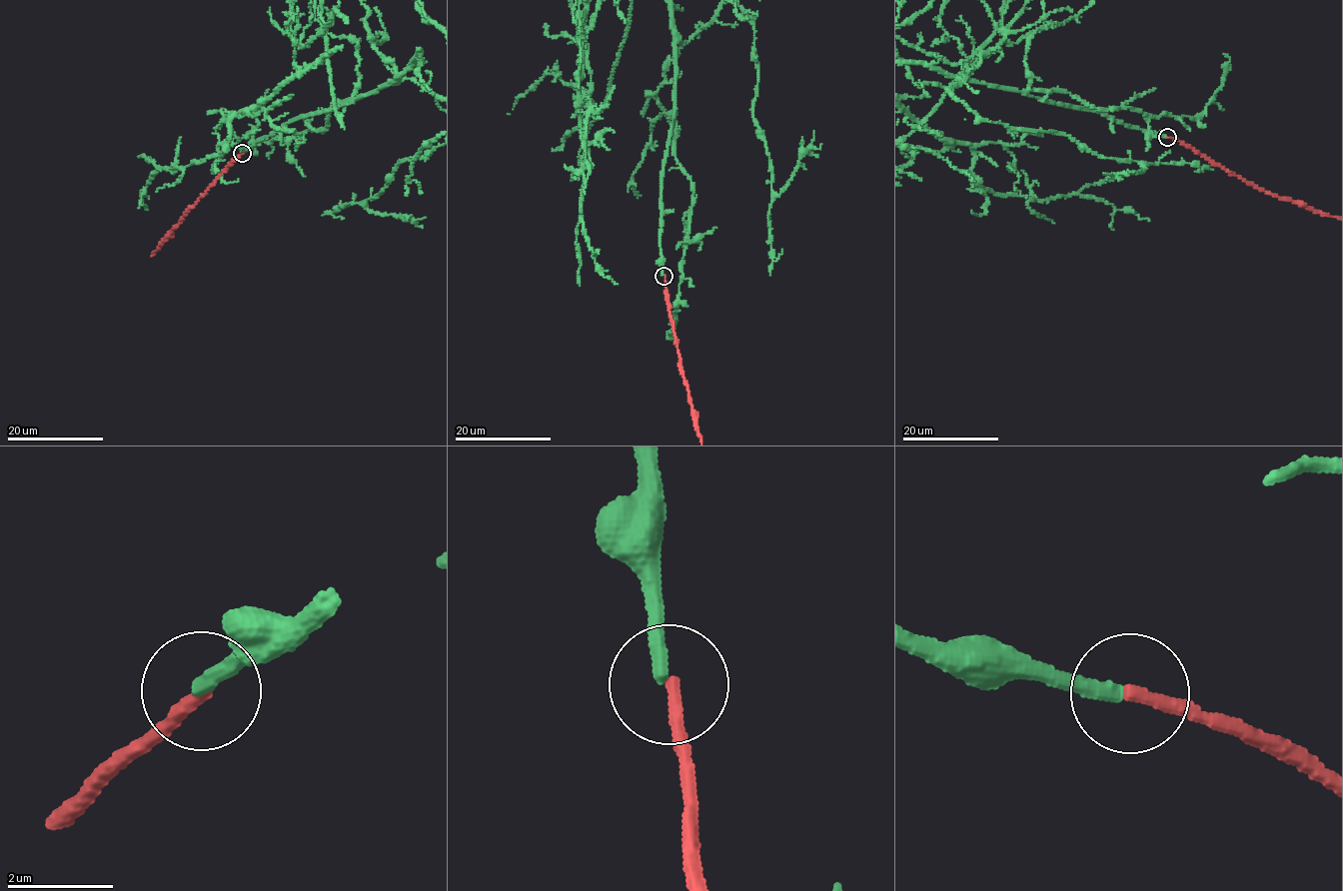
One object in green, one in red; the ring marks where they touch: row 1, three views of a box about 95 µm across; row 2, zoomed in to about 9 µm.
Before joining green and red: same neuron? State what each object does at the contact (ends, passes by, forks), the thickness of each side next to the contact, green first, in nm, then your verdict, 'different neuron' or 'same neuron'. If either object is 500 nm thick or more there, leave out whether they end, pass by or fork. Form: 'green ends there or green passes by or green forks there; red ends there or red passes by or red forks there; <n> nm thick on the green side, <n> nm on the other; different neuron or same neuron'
green ends there; red ends there; 280 nm thick on the green side, 240 nm on the other; different neuron

